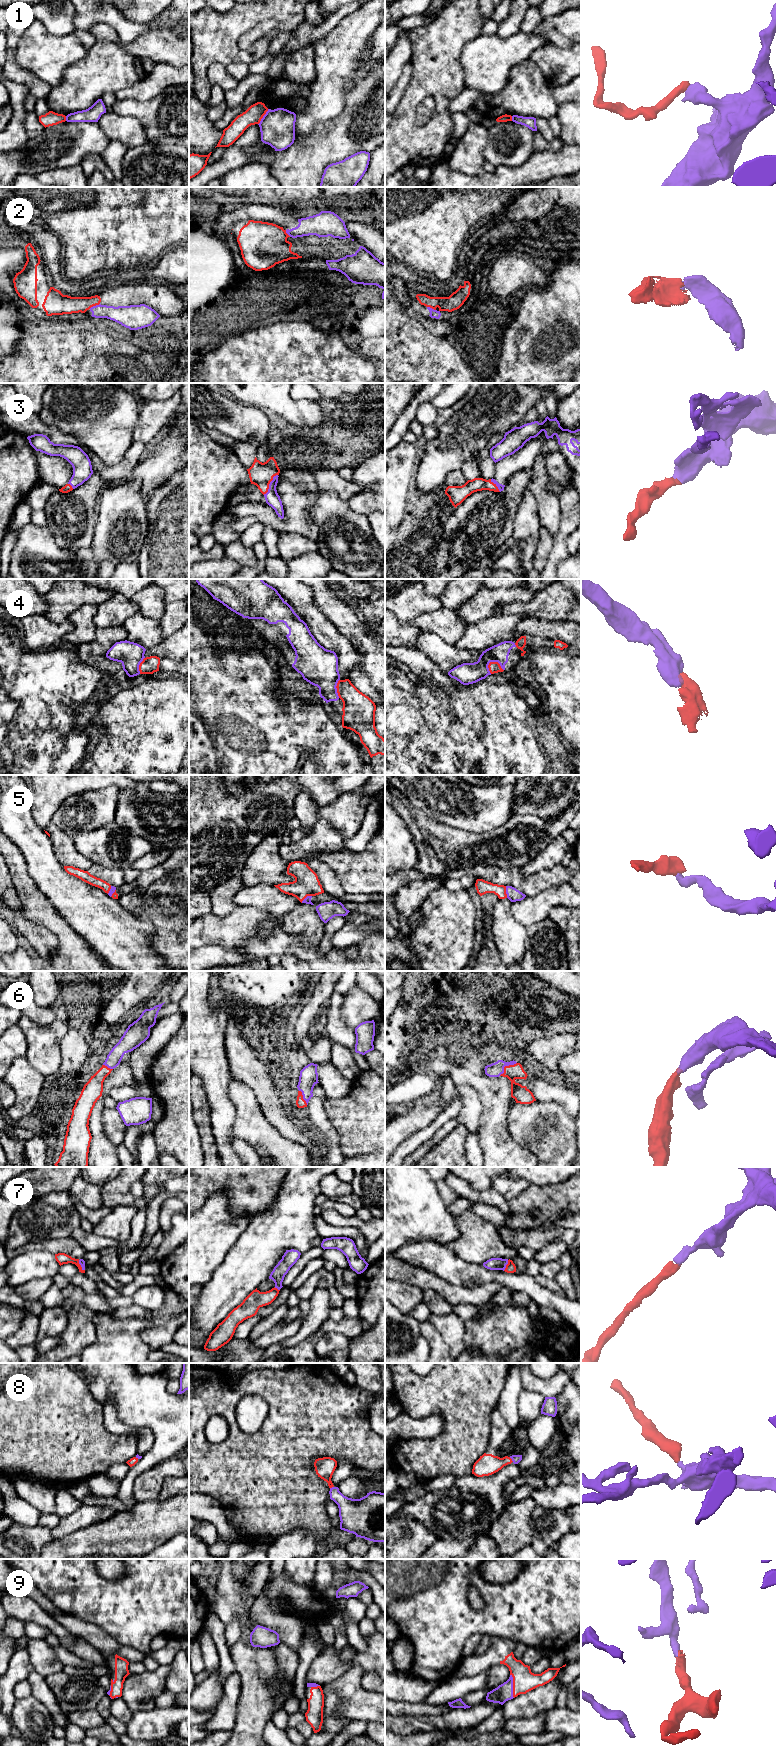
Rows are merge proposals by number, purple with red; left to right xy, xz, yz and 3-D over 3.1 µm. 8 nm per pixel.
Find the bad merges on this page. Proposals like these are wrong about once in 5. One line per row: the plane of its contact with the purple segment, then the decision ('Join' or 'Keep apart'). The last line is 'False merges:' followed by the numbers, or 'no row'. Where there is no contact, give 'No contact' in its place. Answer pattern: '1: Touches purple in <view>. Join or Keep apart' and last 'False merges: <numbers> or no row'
1: Touches purple in xz. Keep apart
2: Touches purple in xy. Keep apart
3: Touches purple in xz. Join
4: Touches purple in yz. Join
5: Touches purple in yz. Join
6: Touches purple in yz. Join
7: Touches purple in yz. Join
8: Touches purple in yz. Join
9: Touches purple in yz. Join
False merges: 1, 2

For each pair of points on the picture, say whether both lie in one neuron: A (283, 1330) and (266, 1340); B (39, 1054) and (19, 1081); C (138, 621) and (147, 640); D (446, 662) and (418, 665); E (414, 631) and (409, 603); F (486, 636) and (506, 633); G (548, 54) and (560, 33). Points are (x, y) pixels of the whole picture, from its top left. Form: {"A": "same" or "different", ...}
{"A": "same", "B": "different", "C": "same", "D": "different", "E": "different", "F": "same", "G": "different"}

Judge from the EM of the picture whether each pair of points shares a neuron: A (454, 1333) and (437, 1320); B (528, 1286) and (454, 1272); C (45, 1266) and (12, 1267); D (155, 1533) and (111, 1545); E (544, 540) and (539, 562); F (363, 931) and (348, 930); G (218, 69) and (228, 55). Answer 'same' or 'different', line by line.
A: same
B: same
C: same
D: same
E: same
F: same
G: different

